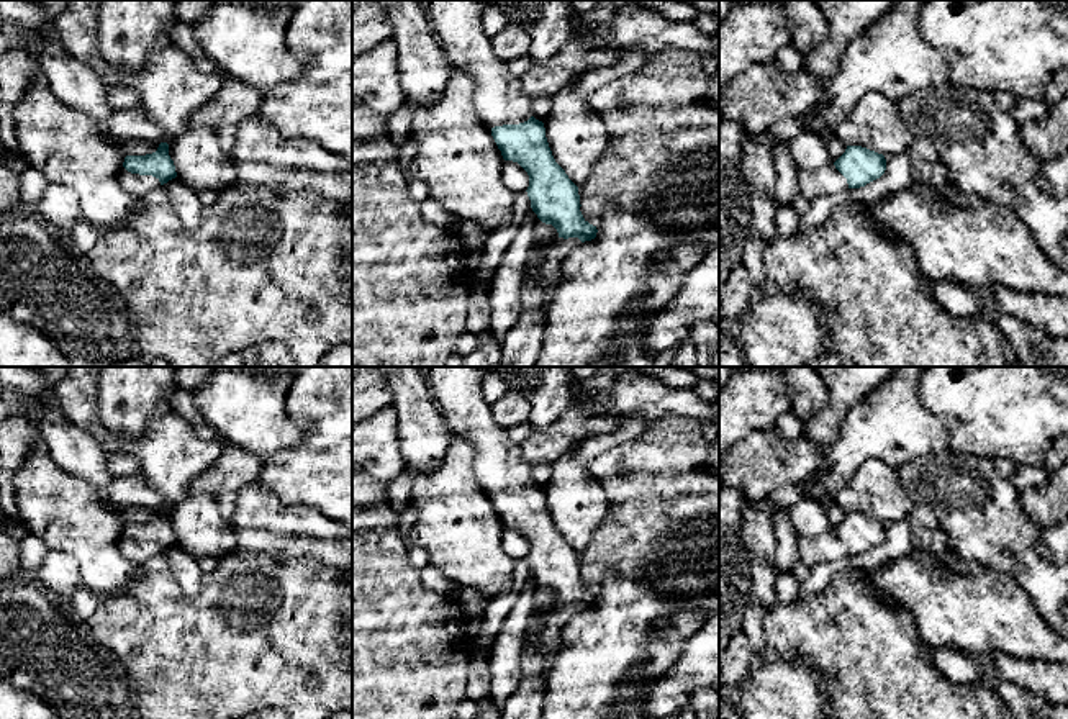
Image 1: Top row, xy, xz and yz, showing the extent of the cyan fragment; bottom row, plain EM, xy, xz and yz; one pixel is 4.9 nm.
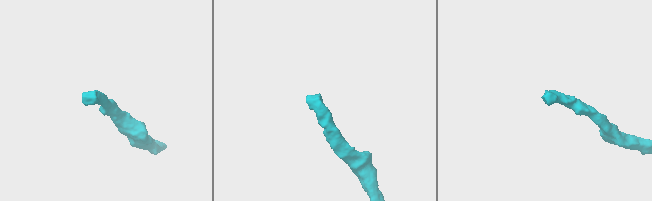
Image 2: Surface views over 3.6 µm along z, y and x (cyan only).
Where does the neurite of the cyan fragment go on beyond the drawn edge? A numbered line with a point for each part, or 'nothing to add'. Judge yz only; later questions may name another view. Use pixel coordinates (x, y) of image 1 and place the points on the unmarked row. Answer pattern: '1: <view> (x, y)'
1: yz (828, 547)

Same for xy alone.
1: xy (136, 552)

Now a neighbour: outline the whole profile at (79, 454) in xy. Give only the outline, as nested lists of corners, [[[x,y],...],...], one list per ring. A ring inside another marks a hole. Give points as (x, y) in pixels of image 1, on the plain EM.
[[[52,405],[29,414],[29,418],[51,459],[69,477],[88,482],[98,491],[106,509],[124,522],[146,522],[157,518],[159,511],[152,509],[113,509],[110,506],[108,486],[115,477],[108,470],[108,454],[92,434],[79,429],[59,408]]]

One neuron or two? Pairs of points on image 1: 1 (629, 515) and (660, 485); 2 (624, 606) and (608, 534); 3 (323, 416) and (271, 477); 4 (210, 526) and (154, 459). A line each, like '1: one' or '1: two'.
1: one
2: two
3: one
4: two

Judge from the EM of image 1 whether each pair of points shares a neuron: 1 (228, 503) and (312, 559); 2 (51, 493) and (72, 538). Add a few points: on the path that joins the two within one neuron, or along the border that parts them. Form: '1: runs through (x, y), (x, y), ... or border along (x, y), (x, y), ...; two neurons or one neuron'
1: border along (256, 482), (239, 492), (236, 510), (230, 518); two neurons
2: runs through (56, 505), (72, 521), (72, 526); one neuron

